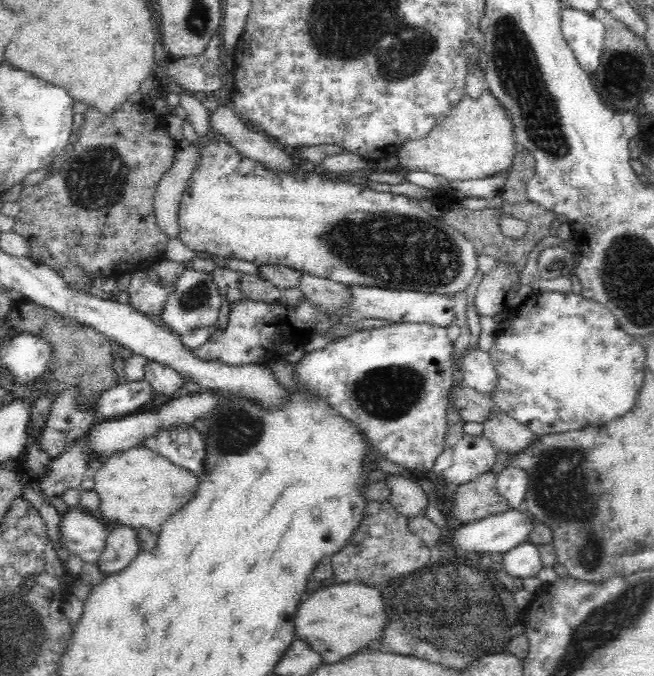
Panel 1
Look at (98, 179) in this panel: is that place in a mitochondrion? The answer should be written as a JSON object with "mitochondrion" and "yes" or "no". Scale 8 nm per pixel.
{"mitochondrion":"yes"}

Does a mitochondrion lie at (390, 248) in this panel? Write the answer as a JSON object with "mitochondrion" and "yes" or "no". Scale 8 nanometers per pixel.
{"mitochondrion":"yes"}

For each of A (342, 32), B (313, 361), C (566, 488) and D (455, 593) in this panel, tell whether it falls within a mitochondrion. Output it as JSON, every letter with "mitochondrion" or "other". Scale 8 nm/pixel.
{"A":"mitochondrion","B":"other","C":"mitochondrion","D":"mitochondrion"}

